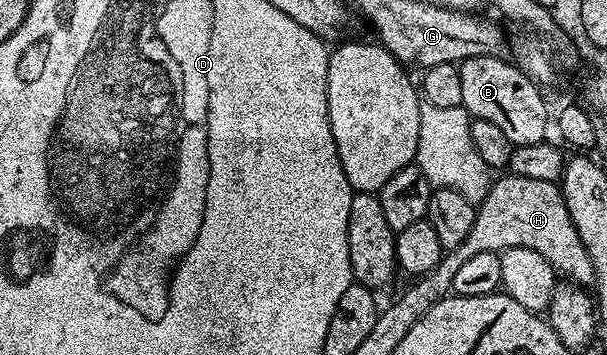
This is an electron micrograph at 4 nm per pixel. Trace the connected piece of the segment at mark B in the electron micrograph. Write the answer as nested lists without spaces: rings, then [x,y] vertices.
[[[473,57],[458,65],[464,99],[461,106],[470,112],[471,118],[488,119],[508,135],[515,145],[535,145],[546,141],[546,128],[551,128],[552,113],[546,110],[539,86],[517,64],[506,57]]]

